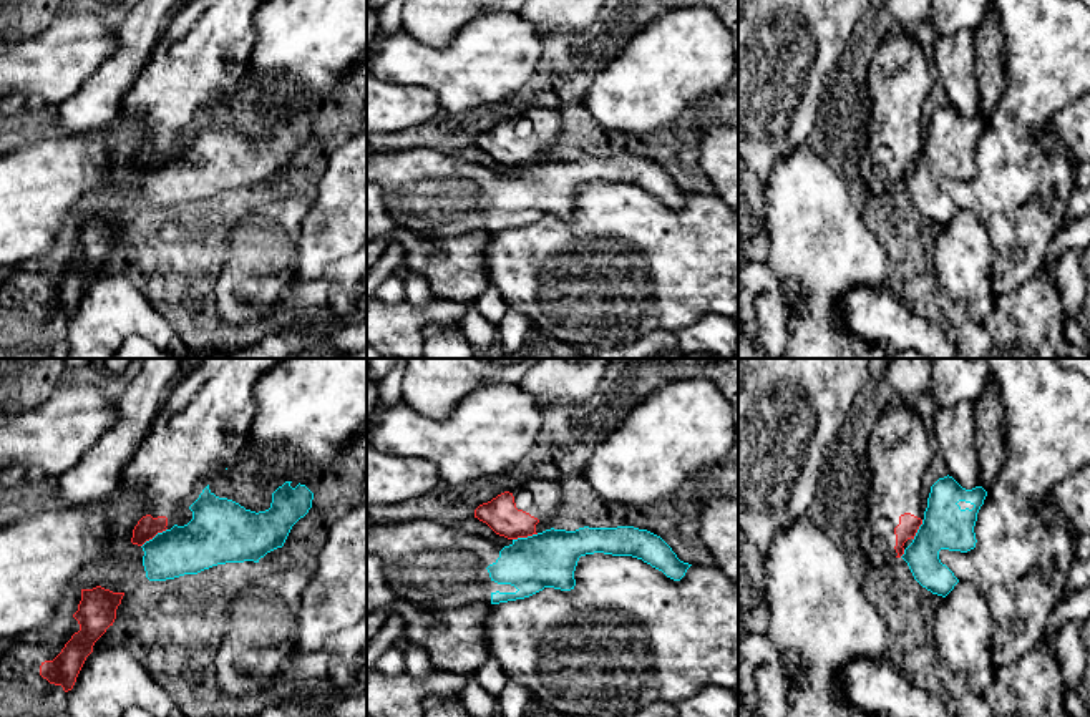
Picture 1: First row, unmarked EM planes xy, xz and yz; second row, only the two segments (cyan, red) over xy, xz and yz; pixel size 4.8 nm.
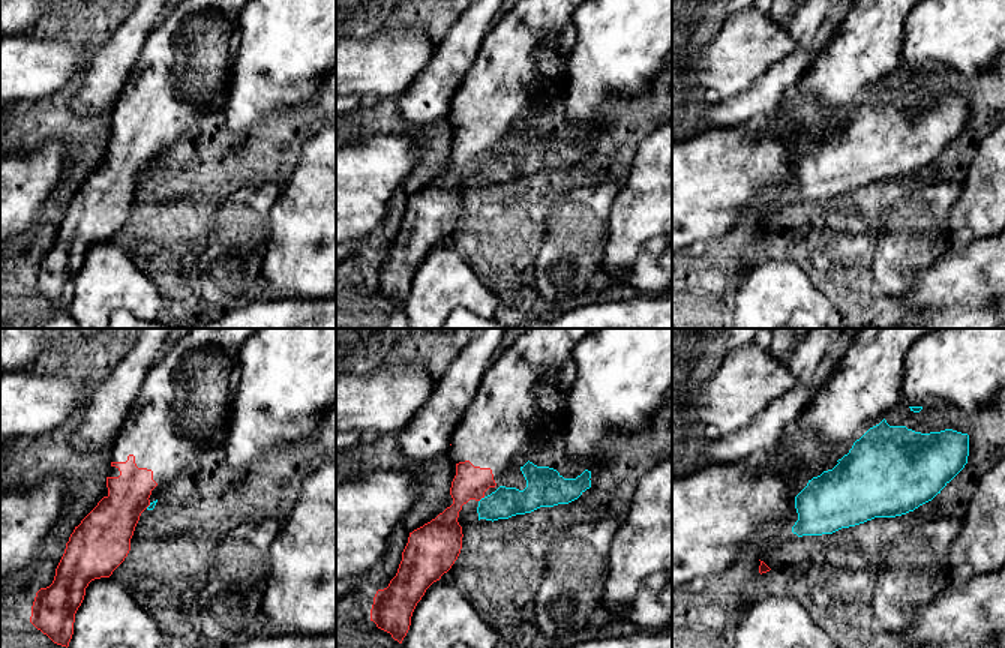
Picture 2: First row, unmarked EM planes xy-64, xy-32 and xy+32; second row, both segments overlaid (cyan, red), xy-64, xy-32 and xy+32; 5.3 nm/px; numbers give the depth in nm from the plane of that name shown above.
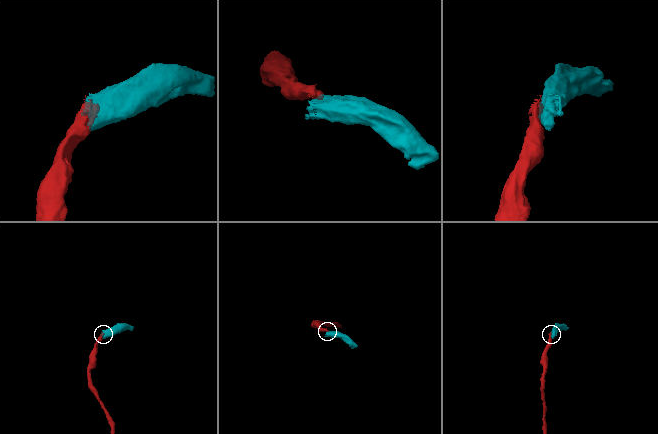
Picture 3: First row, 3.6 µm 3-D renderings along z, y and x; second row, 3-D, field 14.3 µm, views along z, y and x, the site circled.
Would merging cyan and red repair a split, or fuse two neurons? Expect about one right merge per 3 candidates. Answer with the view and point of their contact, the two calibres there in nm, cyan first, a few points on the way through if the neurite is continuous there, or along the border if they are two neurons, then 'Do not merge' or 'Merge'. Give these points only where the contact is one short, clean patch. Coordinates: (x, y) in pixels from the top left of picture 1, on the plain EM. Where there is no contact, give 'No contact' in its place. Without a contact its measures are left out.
Touches cyan at xy (155, 165). Thickness 240 nm (cyan) against 110 nm. Boundary: xy (166, 156), (141, 175). Do not merge

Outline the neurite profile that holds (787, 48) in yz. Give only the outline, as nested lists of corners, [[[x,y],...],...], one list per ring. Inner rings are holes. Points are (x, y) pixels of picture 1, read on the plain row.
[[[745,0],[738,20],[738,156],[765,188],[775,163],[811,134],[825,83],[838,73],[869,0]]]

